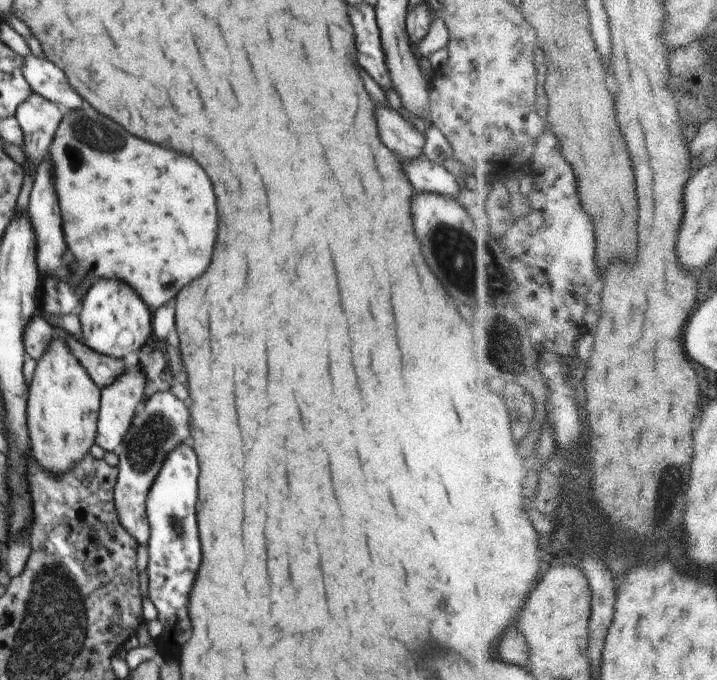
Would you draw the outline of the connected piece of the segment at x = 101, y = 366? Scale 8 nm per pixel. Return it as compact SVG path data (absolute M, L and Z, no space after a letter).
M67 332L66 344L100 389L110 386L118 376L122 376L126 372L123 360L98 354L82 340L78 340L73 334Z

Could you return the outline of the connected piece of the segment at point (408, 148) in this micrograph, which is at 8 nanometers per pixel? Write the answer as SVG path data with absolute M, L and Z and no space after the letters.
M396 102L388 108L378 108L378 126L382 142L402 160L414 160L423 156L425 136L418 129L413 129L410 121L398 113Z

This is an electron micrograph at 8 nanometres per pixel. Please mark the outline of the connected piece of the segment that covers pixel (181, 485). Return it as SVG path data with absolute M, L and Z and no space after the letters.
M178 444L170 450L160 466L158 476L154 478L148 496L146 496L146 516L150 522L150 538L148 544L148 594L157 608L157 620L160 620L163 631L155 639L158 656L168 658L176 656L176 646L180 640L188 636L188 614L186 602L188 594L200 566L200 542L196 532L196 478L198 478L198 462L196 454L190 446Z

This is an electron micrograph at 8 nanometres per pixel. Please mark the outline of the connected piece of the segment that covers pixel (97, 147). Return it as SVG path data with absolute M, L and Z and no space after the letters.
M82 102L82 106L76 110L65 111L62 122L58 125L56 134L50 143L49 157L52 159L52 180L54 180L54 188L58 196L64 240L66 240L66 246L78 274L81 276L88 274L92 281L116 278L120 282L125 282L140 295L146 306L153 312L154 308L168 304L174 298L174 294L180 292L180 288L184 288L188 282L196 280L198 276L206 272L212 260L212 254L214 254L214 244L216 244L216 234L218 234L218 212L216 212L216 198L214 198L212 184L206 172L192 158L180 152L174 152L170 148L144 142L124 132L124 128L120 128L110 118L98 114L88 102Z

